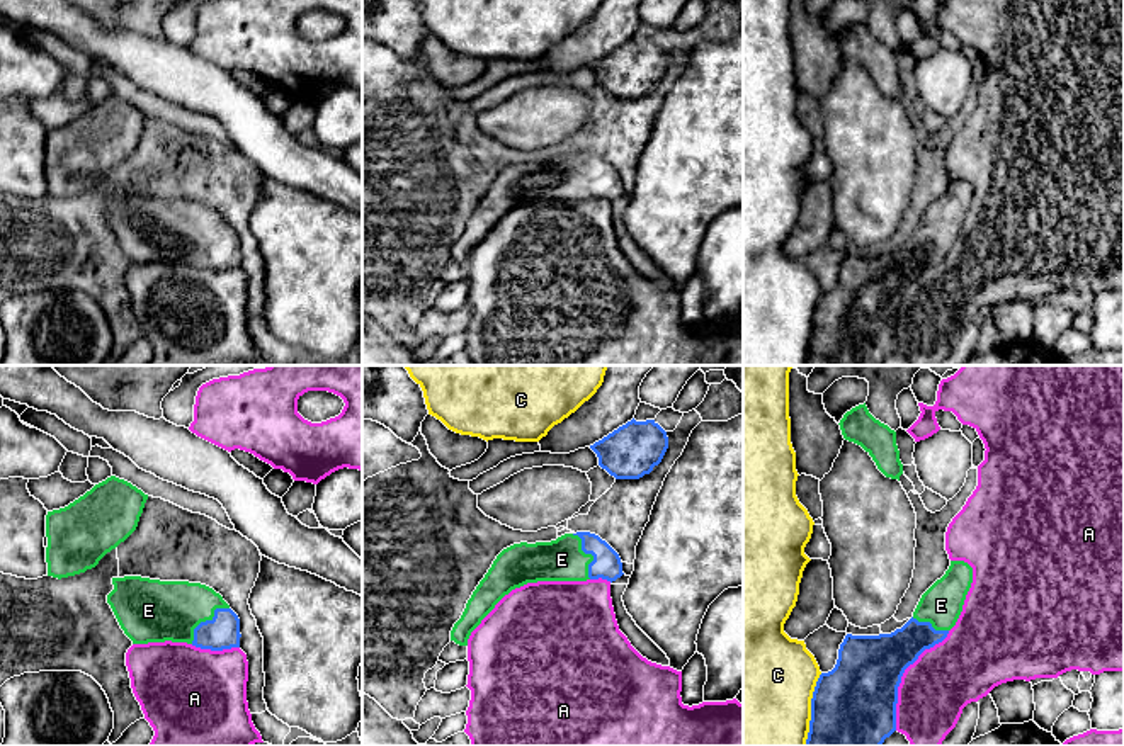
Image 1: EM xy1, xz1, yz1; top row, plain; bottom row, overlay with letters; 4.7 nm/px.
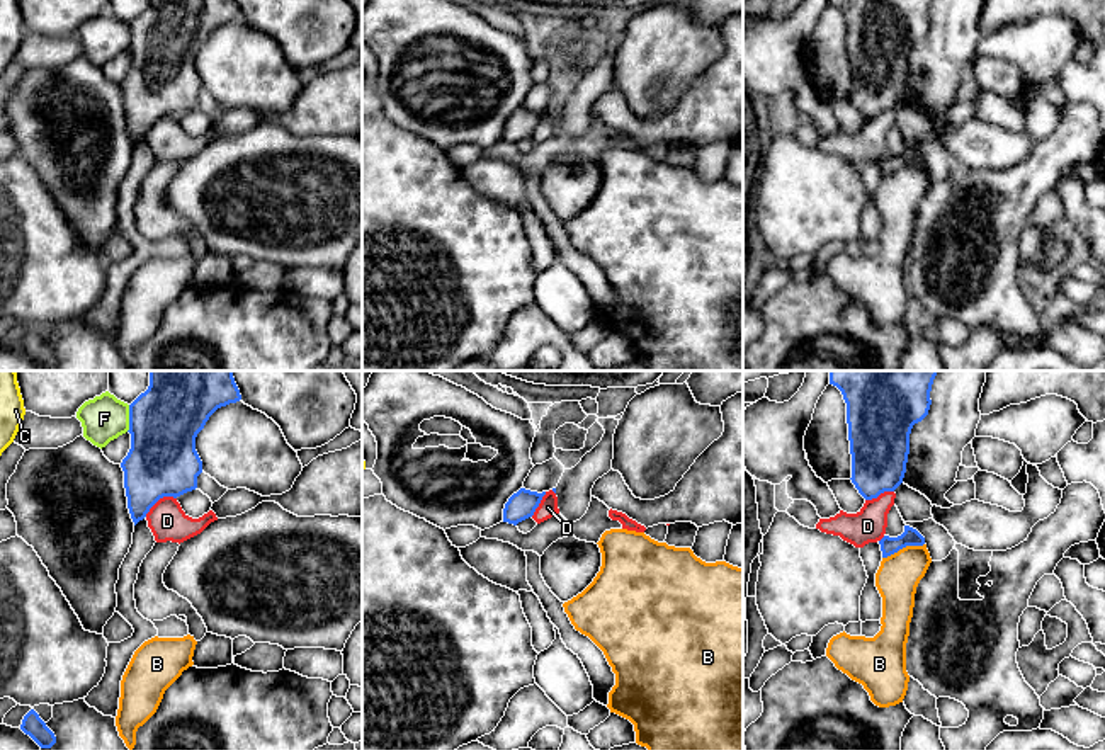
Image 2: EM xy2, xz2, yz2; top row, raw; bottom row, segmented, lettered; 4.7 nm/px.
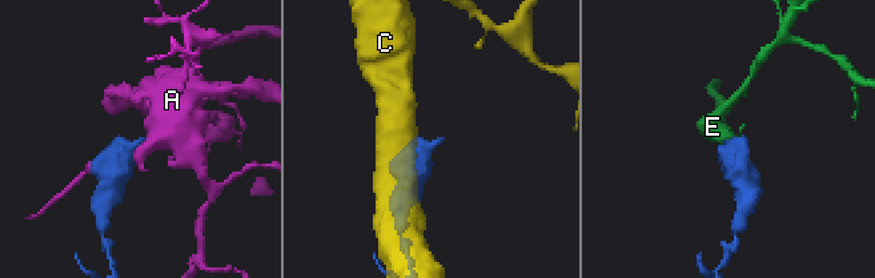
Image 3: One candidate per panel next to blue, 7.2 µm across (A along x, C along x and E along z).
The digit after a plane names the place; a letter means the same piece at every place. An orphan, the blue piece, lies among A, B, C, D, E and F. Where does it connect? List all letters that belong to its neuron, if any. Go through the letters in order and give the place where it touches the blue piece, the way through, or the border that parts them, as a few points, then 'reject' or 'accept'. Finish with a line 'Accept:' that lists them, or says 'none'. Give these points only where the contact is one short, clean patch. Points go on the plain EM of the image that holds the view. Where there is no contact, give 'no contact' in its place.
A: meets blue in yz1 at (902, 294); reject
B: meets blue in yz2 at (903, 165); border along yz2 (923, 162), (903, 165), (883, 177); reject
C: meets blue in yz1 at (811, 328); reject
D: meets blue in xy2 at (158, 118); border along xy2 (175, 116), (162, 116), (145, 135); reject
E: meets blue in xy1 at (206, 240); runs through xy1 (221, 252), (206, 240), (193, 231), (155, 230); accept
F: meets blue in xy2 at (130, 38); reject
Accept: E

